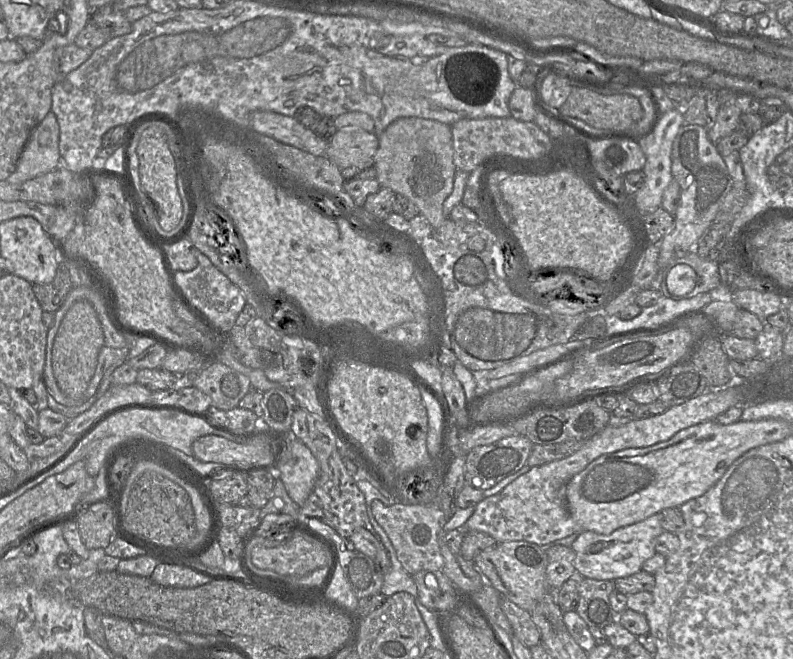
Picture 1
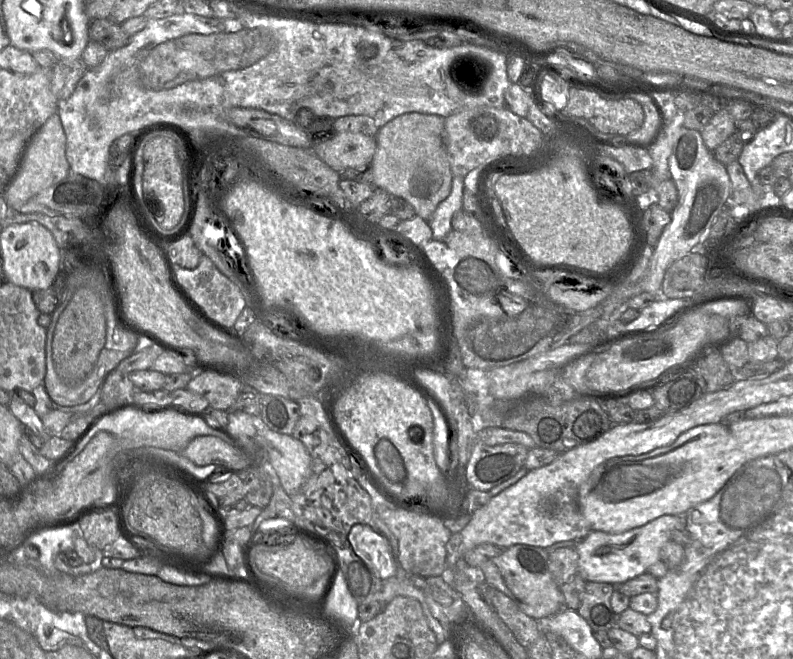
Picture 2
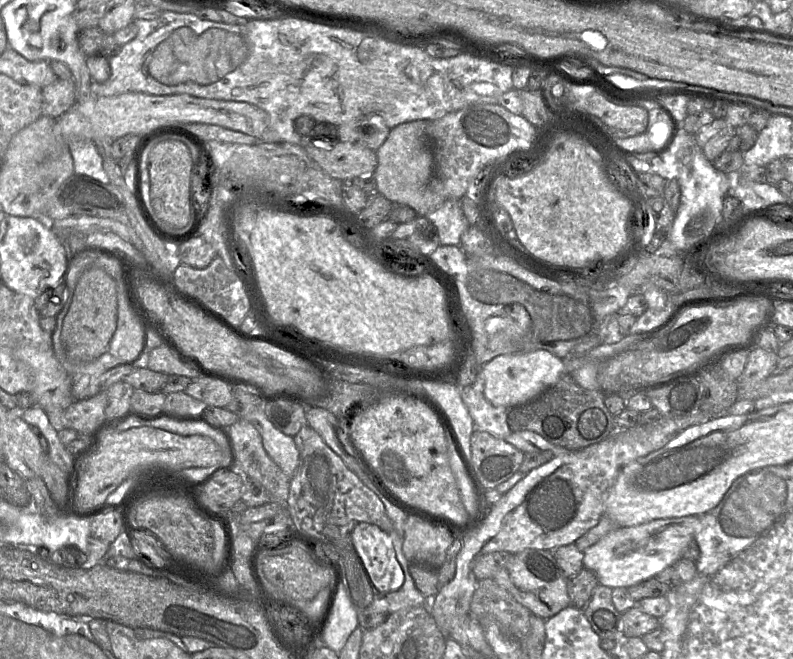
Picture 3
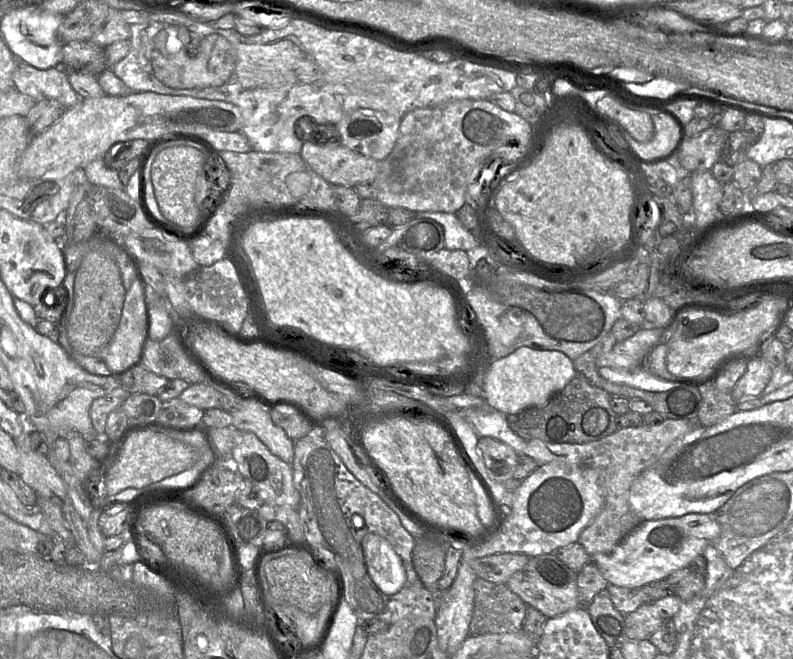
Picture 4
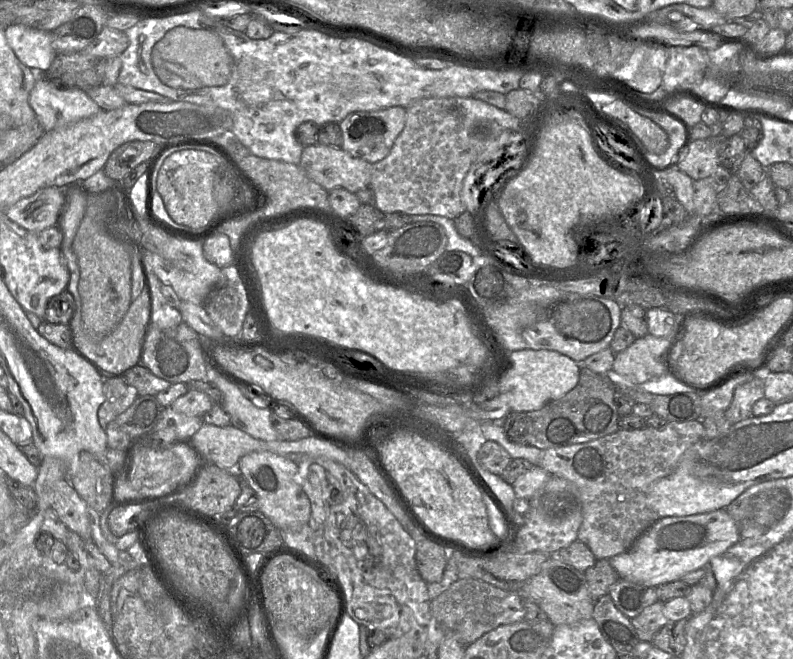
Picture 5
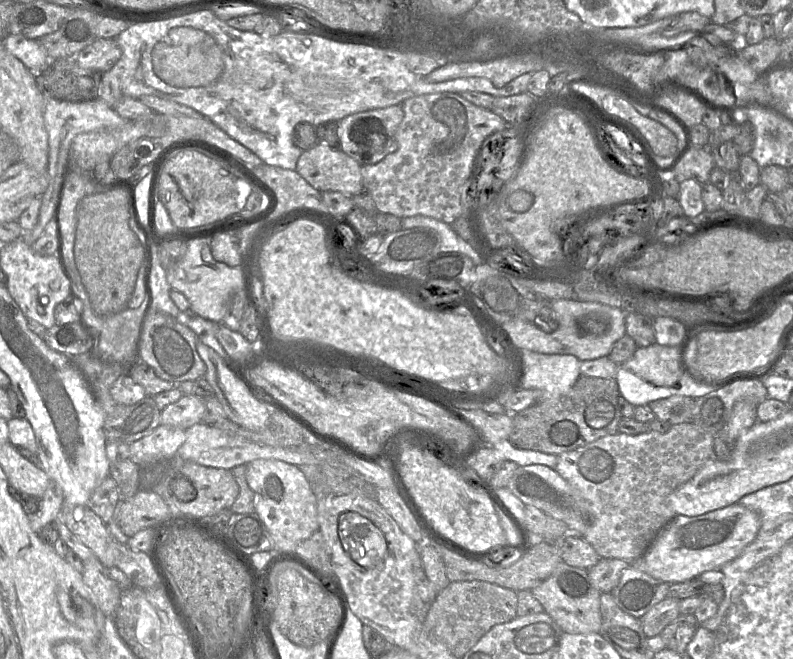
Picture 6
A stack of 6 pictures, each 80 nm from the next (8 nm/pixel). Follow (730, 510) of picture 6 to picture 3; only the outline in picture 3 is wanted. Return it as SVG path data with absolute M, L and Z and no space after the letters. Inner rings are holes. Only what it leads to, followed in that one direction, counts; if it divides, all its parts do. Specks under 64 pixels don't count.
M689 515L652 520L631 527L617 527L583 551L583 567L592 571L600 585L610 588L636 585L673 567L694 541L699 516Z

